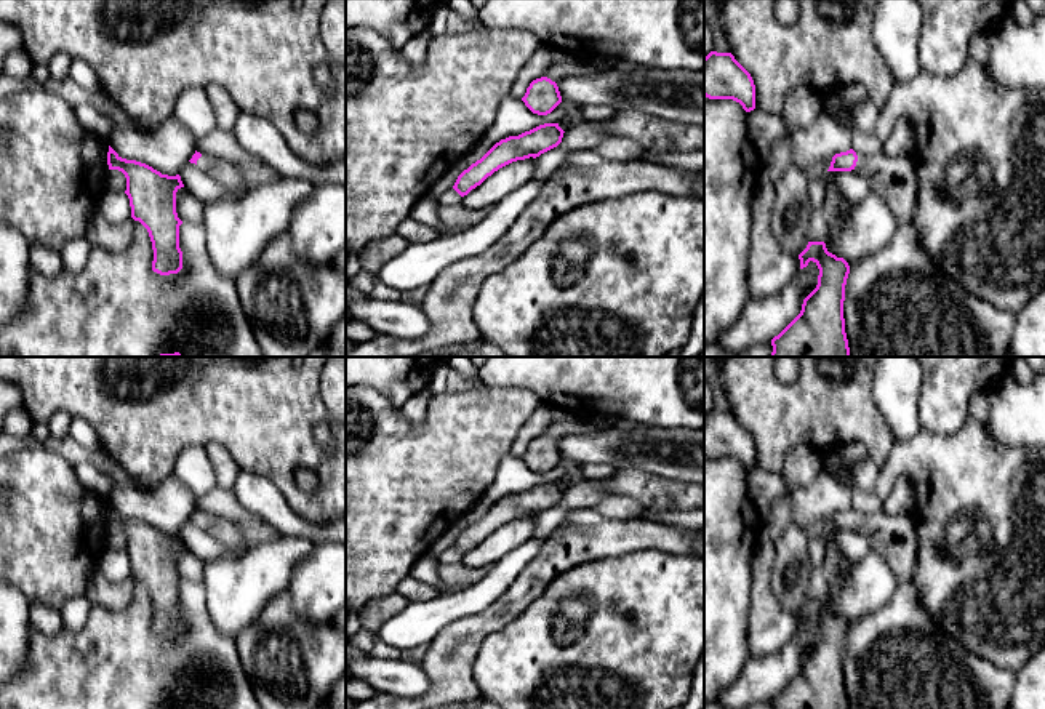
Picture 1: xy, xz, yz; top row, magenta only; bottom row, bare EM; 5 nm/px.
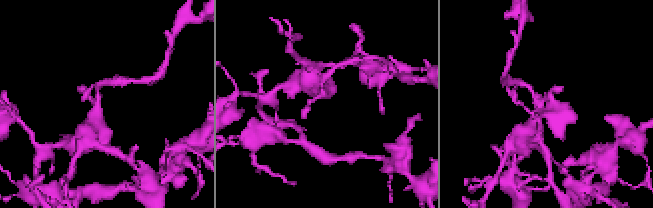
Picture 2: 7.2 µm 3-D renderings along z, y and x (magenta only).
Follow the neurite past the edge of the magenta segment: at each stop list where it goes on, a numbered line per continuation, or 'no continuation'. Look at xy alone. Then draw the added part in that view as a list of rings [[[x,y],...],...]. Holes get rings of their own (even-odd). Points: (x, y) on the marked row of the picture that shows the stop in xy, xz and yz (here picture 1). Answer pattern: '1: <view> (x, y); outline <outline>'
1: xy (223, 172); outline [[[202,155],[197,160],[197,166],[211,176],[214,182],[229,186],[237,198],[242,198],[248,192],[243,176],[230,162]]]

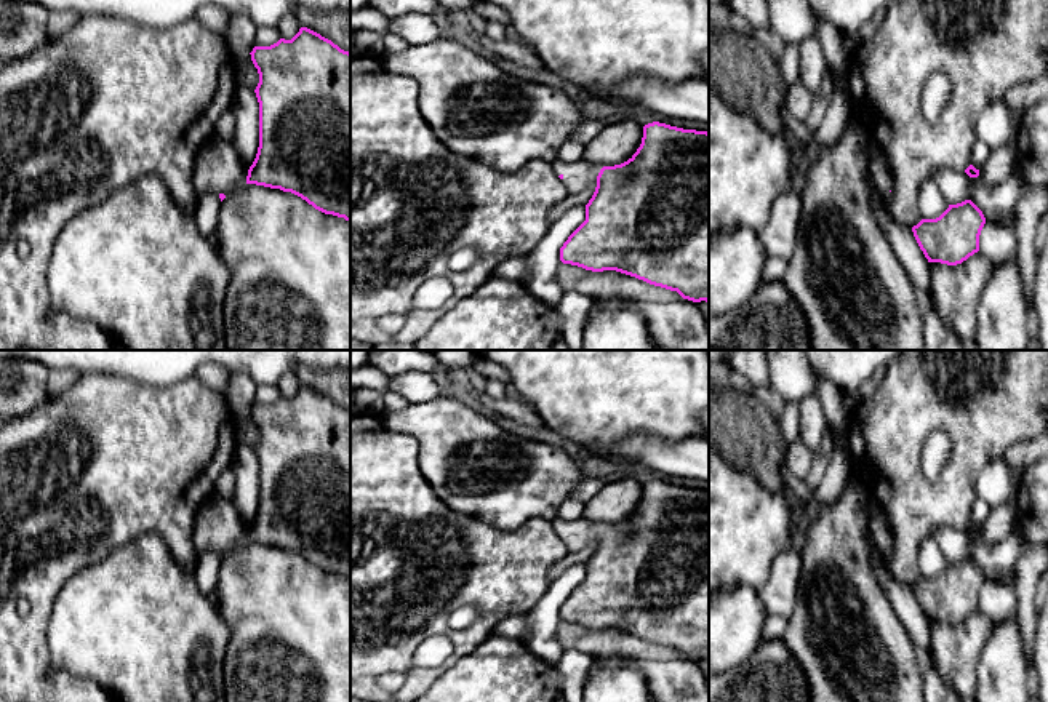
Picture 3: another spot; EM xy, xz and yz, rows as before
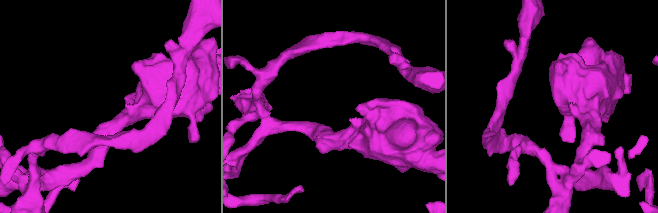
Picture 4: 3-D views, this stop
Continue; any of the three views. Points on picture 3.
1: xz (578, 176); outline [[[560,158],[552,162],[552,168],[557,176],[563,176],[562,182],[565,184],[570,195],[581,193],[587,189],[597,187],[597,176],[605,165],[595,165],[586,162],[584,158],[566,163]]]

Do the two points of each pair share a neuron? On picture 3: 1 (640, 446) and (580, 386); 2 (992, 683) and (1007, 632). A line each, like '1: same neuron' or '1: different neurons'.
1: different neurons
2: same neuron

